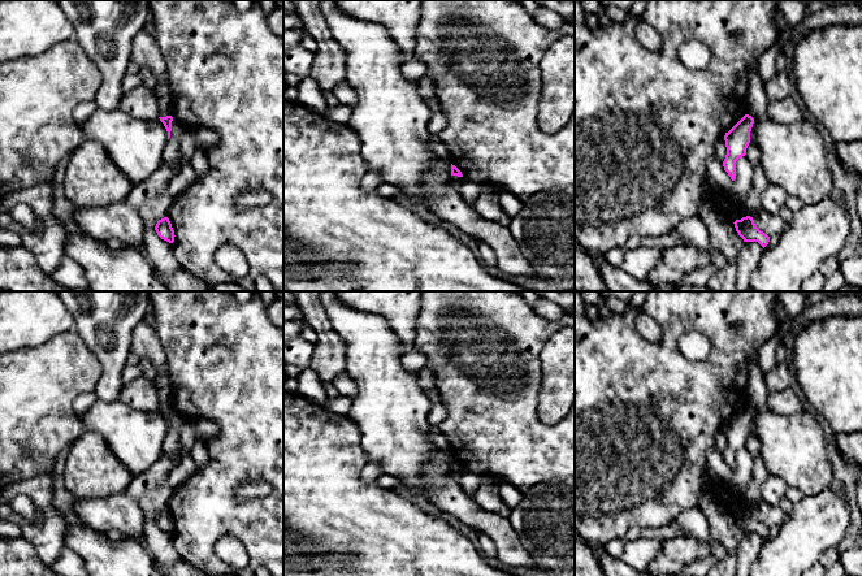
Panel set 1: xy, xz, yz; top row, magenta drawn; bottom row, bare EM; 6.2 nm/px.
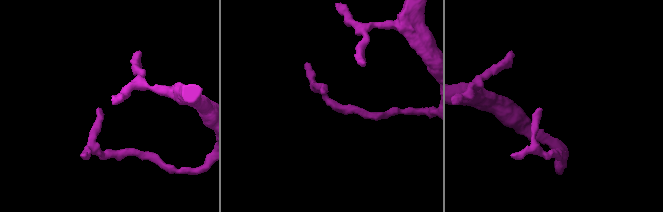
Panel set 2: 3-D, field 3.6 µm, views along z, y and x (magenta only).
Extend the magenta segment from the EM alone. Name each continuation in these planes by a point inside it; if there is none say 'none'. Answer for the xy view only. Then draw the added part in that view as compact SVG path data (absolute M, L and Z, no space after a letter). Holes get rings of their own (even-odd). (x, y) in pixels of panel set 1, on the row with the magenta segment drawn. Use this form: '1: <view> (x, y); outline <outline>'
none

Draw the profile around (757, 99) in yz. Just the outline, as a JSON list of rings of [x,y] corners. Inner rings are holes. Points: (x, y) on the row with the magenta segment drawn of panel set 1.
[[[758,68],[751,70],[748,91],[746,114],[759,120],[766,114],[767,95]]]

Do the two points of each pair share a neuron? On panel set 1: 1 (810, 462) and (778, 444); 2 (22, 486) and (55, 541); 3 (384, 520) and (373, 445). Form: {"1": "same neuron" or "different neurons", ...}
{"1": "same neuron", "2": "same neuron", "3": "different neurons"}

